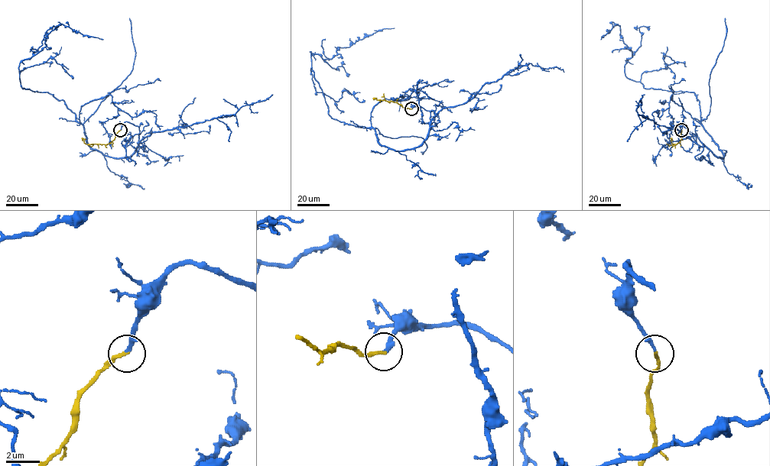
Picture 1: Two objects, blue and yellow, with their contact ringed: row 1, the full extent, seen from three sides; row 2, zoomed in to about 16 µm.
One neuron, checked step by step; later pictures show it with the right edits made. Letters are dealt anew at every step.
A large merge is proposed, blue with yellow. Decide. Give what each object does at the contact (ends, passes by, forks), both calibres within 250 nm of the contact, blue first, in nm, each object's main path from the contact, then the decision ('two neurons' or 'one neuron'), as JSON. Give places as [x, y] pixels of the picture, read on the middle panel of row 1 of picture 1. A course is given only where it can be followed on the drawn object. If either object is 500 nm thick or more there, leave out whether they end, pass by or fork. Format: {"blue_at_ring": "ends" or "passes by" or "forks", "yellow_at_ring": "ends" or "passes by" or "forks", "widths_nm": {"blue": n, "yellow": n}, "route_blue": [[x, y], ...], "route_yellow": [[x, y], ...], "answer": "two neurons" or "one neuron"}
{"blue_at_ring": "ends", "yellow_at_ring": "ends", "widths_nm": {"blue": 240, "yellow": 190}, "route_blue": [[411, 108], [430, 112], [429, 134], [395, 151], [333, 119], [312, 70], [310, 52], [330, 59], [394, 27]], "route_yellow": [[411, 108], [405, 108], [392, 101], [374, 99]], "answer": "one neuron"}

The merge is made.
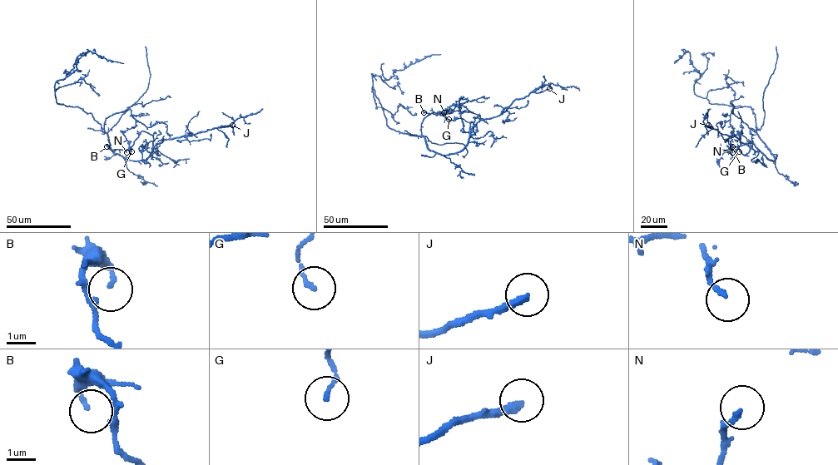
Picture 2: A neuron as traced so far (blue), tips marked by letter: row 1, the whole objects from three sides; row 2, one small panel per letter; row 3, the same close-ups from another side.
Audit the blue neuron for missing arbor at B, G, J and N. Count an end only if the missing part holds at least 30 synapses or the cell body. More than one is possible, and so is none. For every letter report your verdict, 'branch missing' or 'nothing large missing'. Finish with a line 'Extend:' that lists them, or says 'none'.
B: nothing large missing
G: nothing large missing
J: branch missing
N: nothing large missing
Extend: J

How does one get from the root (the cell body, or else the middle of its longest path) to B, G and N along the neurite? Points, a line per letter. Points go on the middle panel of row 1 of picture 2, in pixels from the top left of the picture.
B: (425, 138), (429, 150), (442, 155), (456, 153), (467, 144), (470, 123), (461, 118), (449, 120), (423, 112)
G: (425, 138), (429, 150), (442, 155), (460, 151), (468, 140), (470, 123), (461, 118), (448, 119)
N: (425, 138), (429, 150), (442, 155), (459, 152), (467, 144), (470, 123), (461, 118), (449, 120), (443, 112)

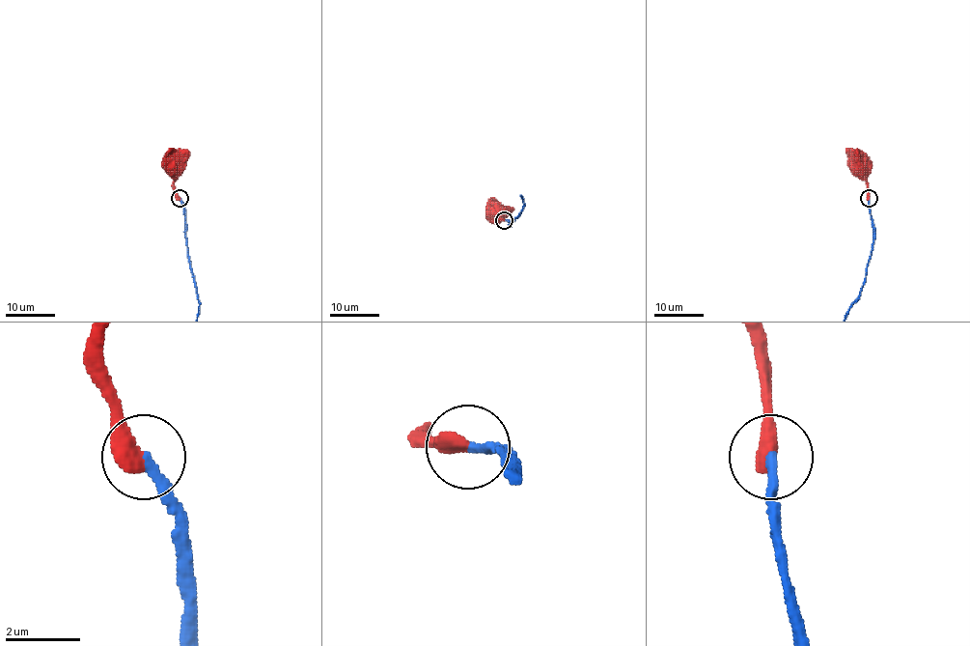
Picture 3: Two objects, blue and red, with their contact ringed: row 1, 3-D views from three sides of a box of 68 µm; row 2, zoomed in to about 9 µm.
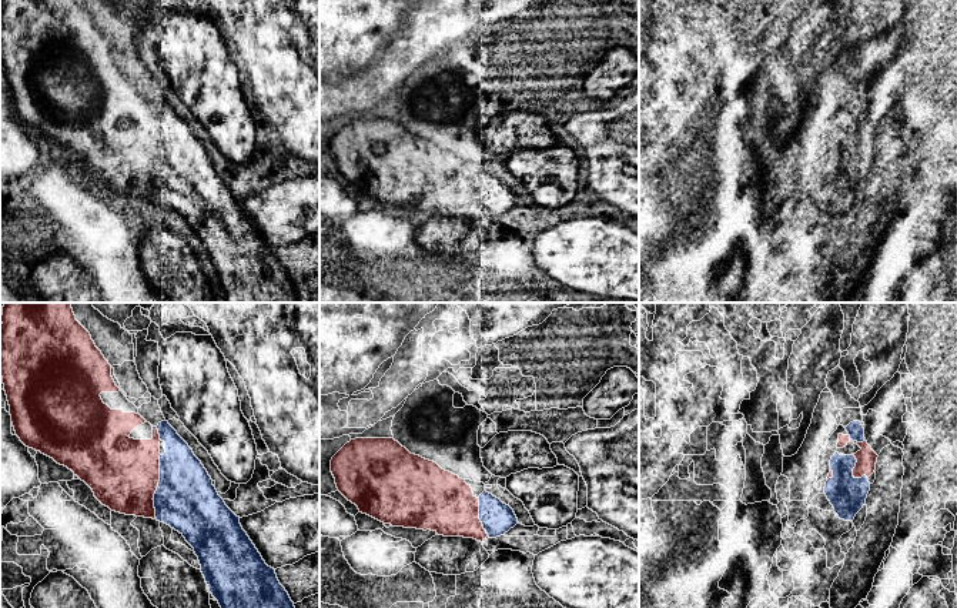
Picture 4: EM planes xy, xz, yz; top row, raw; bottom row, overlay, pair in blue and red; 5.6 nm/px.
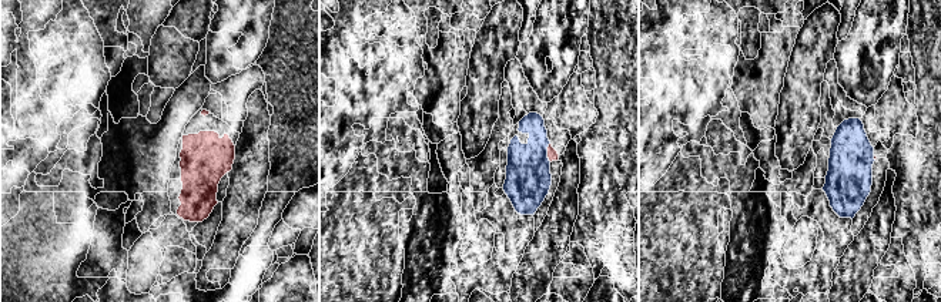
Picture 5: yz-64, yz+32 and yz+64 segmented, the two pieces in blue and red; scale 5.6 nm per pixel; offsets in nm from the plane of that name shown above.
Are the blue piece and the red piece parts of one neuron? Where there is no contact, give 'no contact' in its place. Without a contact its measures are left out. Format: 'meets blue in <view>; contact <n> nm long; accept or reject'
meets blue in xy; contact 360 nm long; accept

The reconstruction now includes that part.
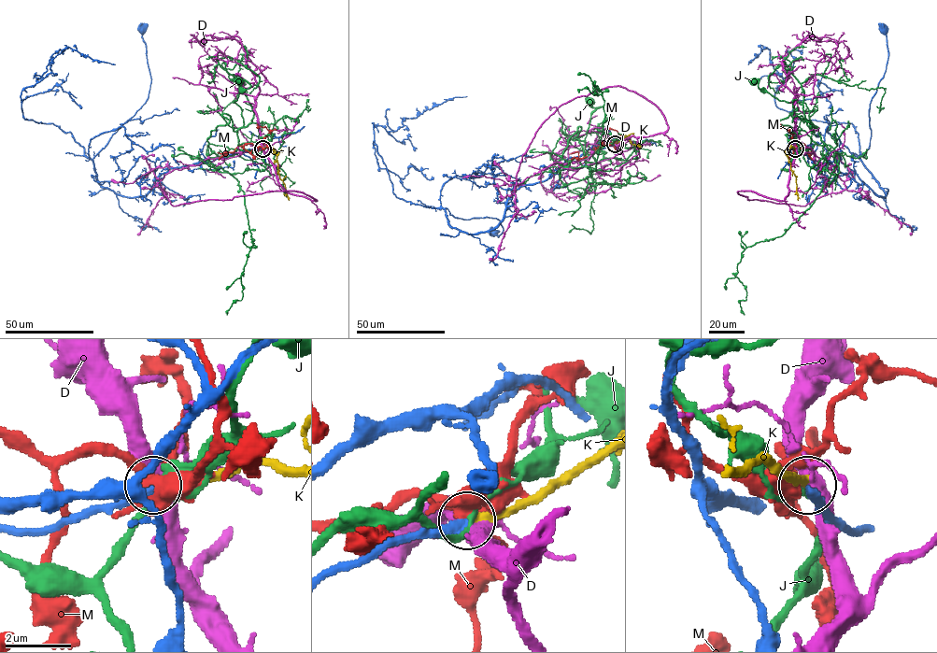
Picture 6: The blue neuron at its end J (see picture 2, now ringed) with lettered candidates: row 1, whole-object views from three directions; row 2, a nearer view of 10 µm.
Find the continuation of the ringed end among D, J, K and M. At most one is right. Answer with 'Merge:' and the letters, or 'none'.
Merge: K

